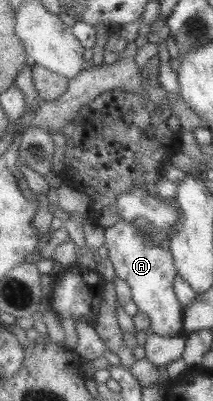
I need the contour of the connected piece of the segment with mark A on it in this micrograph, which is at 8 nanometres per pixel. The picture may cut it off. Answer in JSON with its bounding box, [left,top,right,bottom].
[101,221,184,336]

